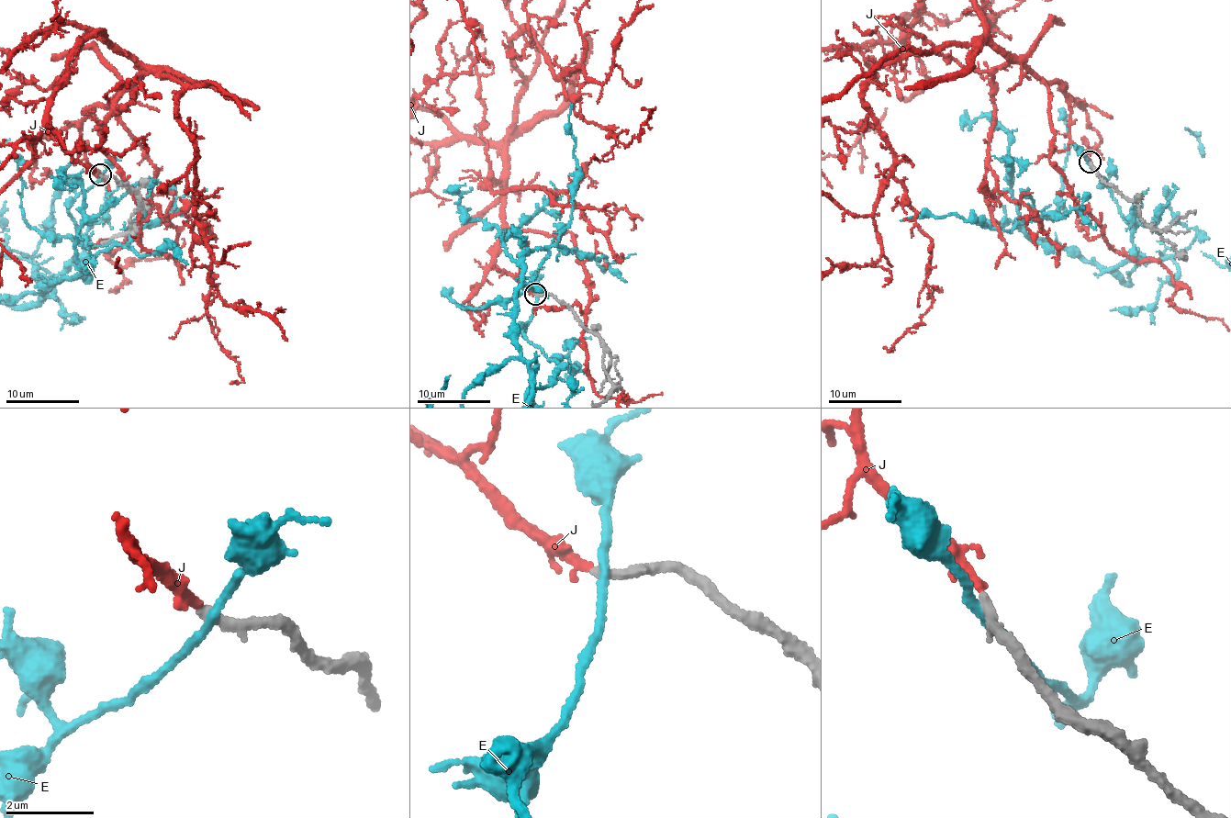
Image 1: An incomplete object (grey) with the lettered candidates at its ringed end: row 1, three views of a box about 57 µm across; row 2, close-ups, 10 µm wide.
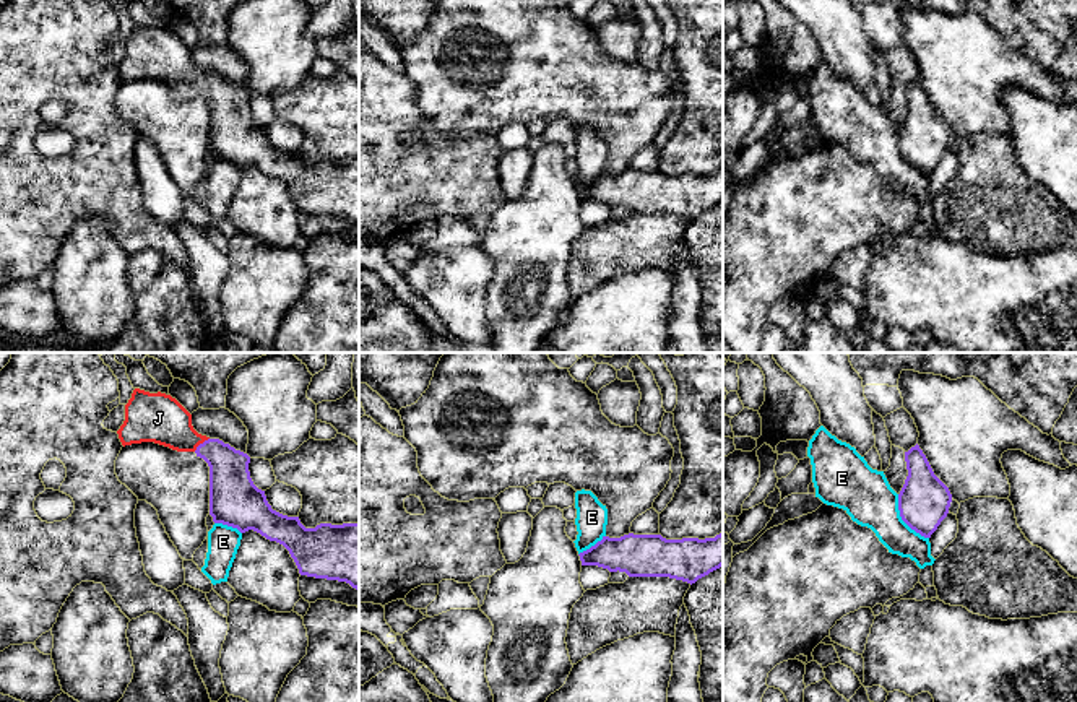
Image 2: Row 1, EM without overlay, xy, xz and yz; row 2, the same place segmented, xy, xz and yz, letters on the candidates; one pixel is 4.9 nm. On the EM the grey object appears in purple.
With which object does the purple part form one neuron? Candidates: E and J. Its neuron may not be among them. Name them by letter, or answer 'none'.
J

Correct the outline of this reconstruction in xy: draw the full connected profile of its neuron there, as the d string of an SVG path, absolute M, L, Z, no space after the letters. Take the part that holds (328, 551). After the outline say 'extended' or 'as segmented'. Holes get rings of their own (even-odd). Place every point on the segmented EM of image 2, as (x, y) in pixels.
M135 388L117 431L122 445L154 442L195 452L210 466L210 515L214 523L253 530L283 544L299 574L346 582L359 590L359 523L320 523L305 528L299 517L271 509L249 471L250 457L219 439L198 434L192 414L171 395Z; extended

